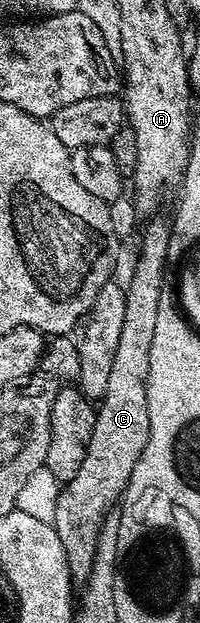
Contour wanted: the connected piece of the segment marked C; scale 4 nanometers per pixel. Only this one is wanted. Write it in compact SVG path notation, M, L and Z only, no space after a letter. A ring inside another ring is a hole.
M151 217L147 221L151 222L147 224L146 231L145 226L141 231L142 248L134 262L134 275L131 276L130 283L125 283L124 286L126 299L124 324L120 327L120 344L112 359L112 368L108 371L108 388L96 406L96 424L92 428L92 440L88 440L88 452L80 463L76 476L72 476L72 480L65 482L58 491L52 525L56 536L60 536L60 544L64 544L70 575L75 580L84 580L88 572L92 572L92 560L106 515L115 509L122 493L126 491L132 468L136 468L136 460L140 460L140 452L144 452L144 444L148 444L148 356L152 352L152 336L156 332L156 308L160 308L160 292L166 283L166 261L170 243L170 222L158 217Z

